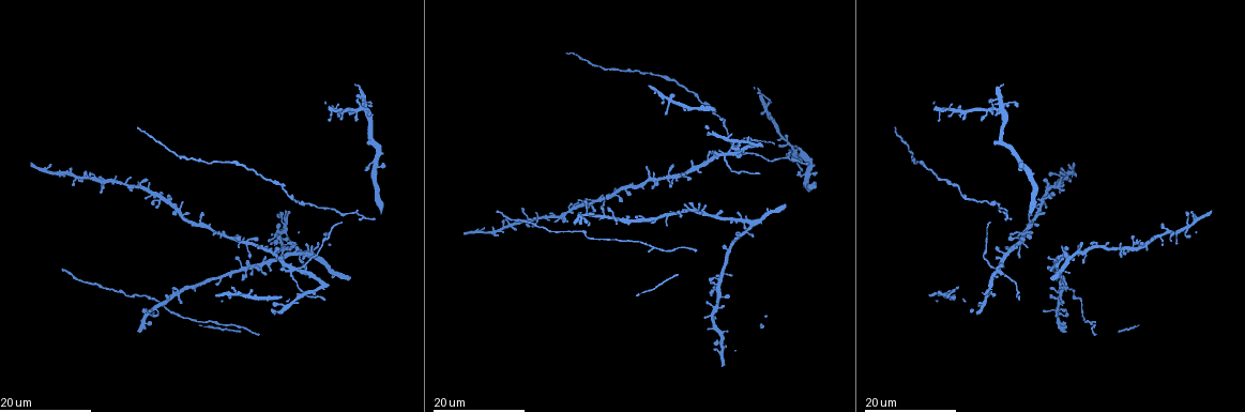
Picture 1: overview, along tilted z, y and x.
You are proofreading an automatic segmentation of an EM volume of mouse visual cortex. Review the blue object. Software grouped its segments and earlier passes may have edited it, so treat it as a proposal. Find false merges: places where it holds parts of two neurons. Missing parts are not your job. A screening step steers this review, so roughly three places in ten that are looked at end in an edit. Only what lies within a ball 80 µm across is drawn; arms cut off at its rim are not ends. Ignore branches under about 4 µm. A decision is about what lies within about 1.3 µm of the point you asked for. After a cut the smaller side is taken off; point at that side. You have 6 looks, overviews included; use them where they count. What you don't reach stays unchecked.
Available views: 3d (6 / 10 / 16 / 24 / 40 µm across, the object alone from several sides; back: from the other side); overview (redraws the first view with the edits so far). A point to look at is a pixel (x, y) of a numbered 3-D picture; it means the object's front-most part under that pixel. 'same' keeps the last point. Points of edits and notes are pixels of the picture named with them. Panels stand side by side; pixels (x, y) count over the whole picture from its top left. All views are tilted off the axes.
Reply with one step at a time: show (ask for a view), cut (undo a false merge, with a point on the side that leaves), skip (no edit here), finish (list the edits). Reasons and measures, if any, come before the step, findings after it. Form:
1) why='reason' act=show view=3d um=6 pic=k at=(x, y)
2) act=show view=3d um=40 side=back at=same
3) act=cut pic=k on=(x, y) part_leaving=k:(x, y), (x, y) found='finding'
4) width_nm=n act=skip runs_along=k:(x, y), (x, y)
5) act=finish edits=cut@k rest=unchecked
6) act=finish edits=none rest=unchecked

act=show view=3d um=24 pic=1 at=(287, 232)

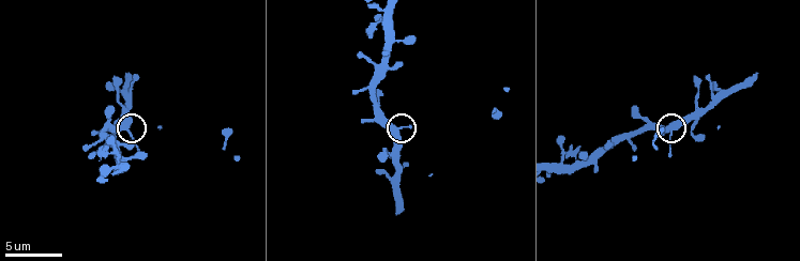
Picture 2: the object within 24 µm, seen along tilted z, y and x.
act=show view=3d um=10 pic=2 at=(130, 130)

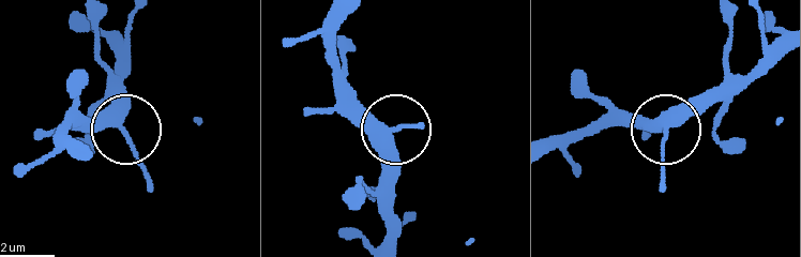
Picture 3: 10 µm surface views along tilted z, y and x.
act=skip runs_along=3:(553, 151), (621, 123), (666, 127), (724, 77) found='one neuron here'

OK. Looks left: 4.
act=show view=3d um=24 pic=1 at=(247, 244)

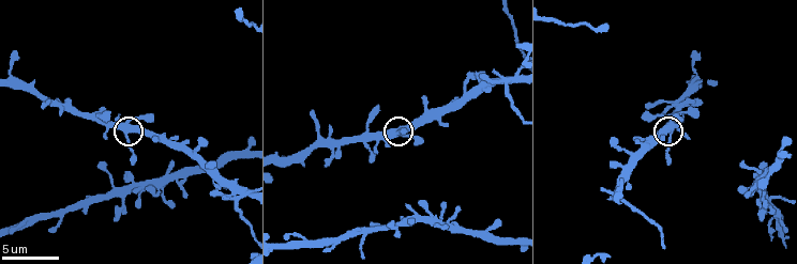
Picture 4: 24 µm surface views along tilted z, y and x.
act=show view=3d um=6 pic=4 at=(127, 134)

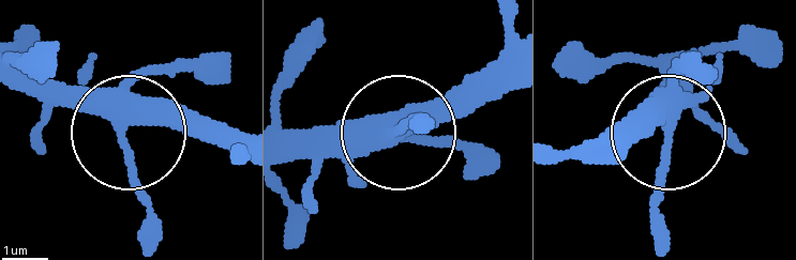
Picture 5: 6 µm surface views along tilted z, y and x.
why='from behind' act=show view=3d um=6 side=back pic=5 at=(393, 135)

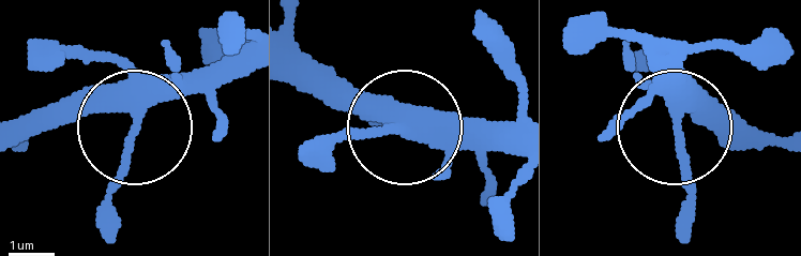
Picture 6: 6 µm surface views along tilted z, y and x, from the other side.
act=skip runs_along=6:(734, 146), (696, 107), (675, 118), (676, 54) found='all the same neuron'

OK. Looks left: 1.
why='four or more arms meet' act=show view=3d um=10 pic=4 at=(238, 196)

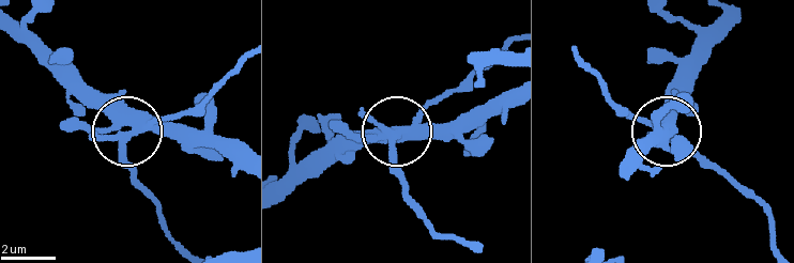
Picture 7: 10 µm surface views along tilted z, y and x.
side_arm_um=13 act=cut pic=7 on=(437, 99) part_leaving=7:(140, 126), (195, 106), (243, 58) found='two neurons meet here'

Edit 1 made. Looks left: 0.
act=finish edits=cut@7 rest=unchecked

